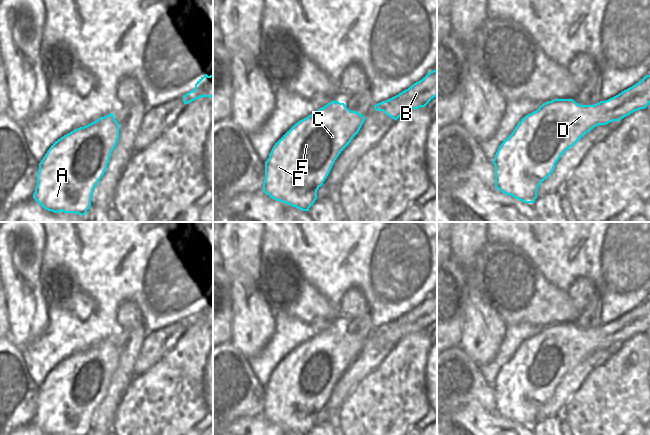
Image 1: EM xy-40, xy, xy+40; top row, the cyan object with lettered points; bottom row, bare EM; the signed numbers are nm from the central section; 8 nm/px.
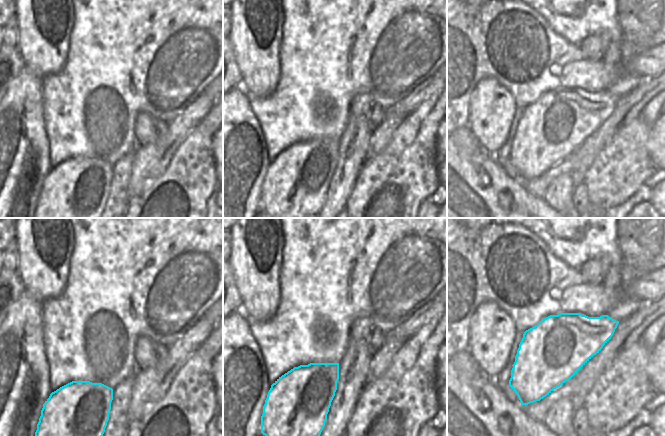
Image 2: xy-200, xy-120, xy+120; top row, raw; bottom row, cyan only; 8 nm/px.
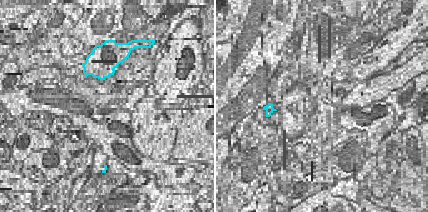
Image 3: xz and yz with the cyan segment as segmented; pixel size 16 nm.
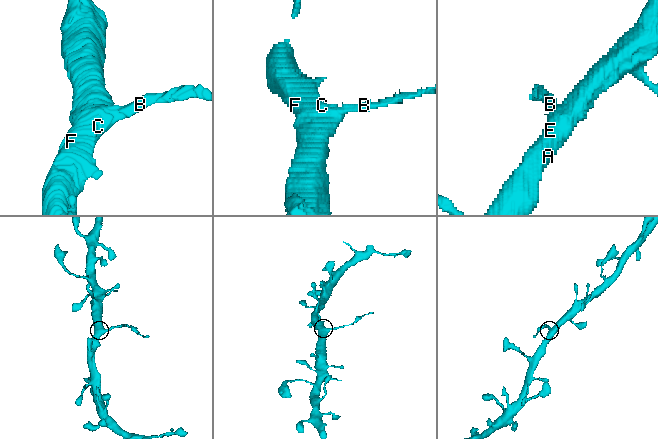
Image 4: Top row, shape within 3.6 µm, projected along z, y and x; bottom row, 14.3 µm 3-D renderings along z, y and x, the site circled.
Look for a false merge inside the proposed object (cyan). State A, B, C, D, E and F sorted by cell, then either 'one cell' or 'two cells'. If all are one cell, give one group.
A C D E F / B | two cells

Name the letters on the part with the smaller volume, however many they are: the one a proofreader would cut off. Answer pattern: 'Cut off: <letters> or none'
Cut off: B

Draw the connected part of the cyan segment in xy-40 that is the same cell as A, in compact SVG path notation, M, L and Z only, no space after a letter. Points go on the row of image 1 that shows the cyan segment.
M110 113L55 141L39 163L37 186L33 194L35 201L54 213L62 211L85 215L91 206L93 190L107 168L118 138L119 124Z

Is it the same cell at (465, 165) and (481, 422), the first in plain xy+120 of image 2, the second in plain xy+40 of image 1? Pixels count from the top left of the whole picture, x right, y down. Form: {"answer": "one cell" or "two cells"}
{"answer": "one cell"}

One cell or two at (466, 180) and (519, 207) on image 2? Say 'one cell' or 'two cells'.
one cell

